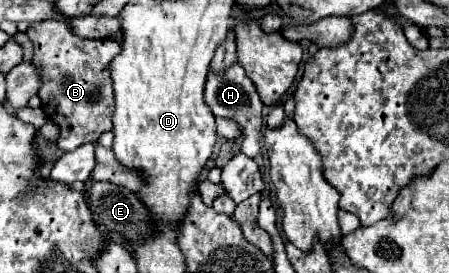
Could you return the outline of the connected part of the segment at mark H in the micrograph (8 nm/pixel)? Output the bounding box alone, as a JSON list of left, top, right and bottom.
[205,64,263,158]

